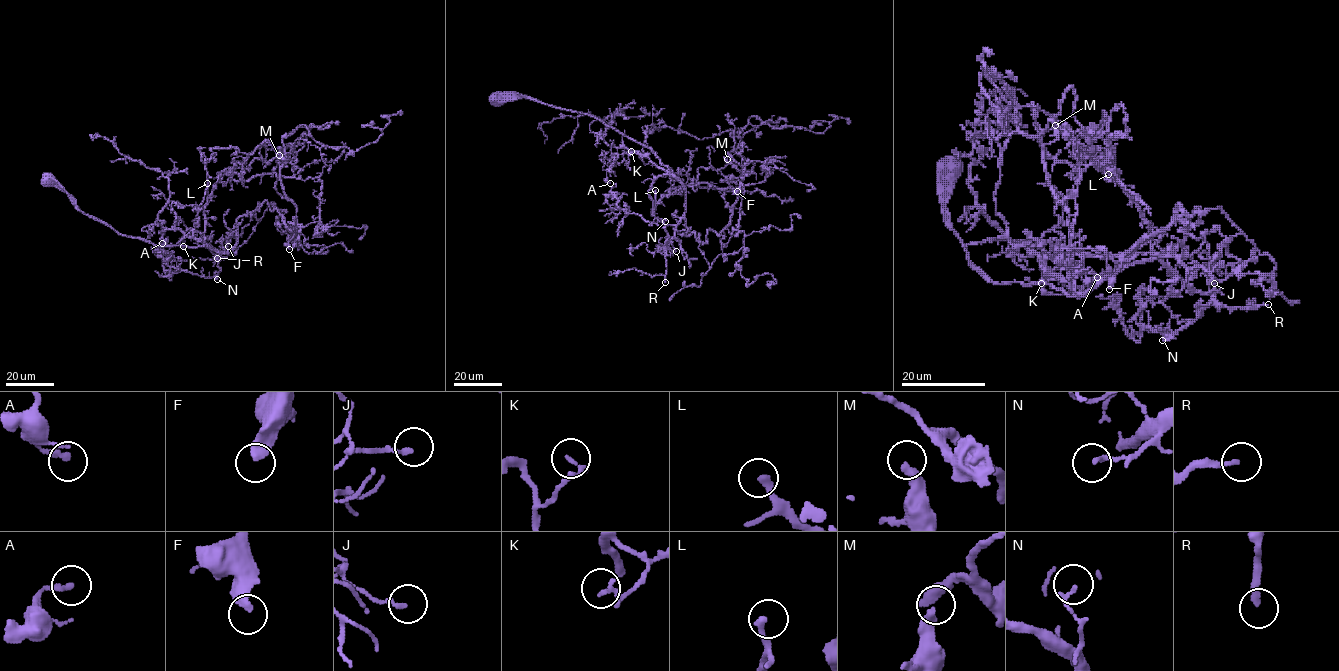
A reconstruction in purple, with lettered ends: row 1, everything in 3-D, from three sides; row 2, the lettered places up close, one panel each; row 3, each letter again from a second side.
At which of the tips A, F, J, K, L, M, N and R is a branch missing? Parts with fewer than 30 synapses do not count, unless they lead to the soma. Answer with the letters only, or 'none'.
L, R

